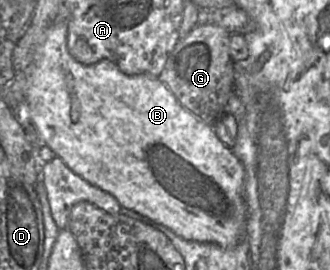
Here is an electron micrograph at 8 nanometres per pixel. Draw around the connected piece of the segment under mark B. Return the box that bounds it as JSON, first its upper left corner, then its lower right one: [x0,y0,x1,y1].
[25,18,248,248]

